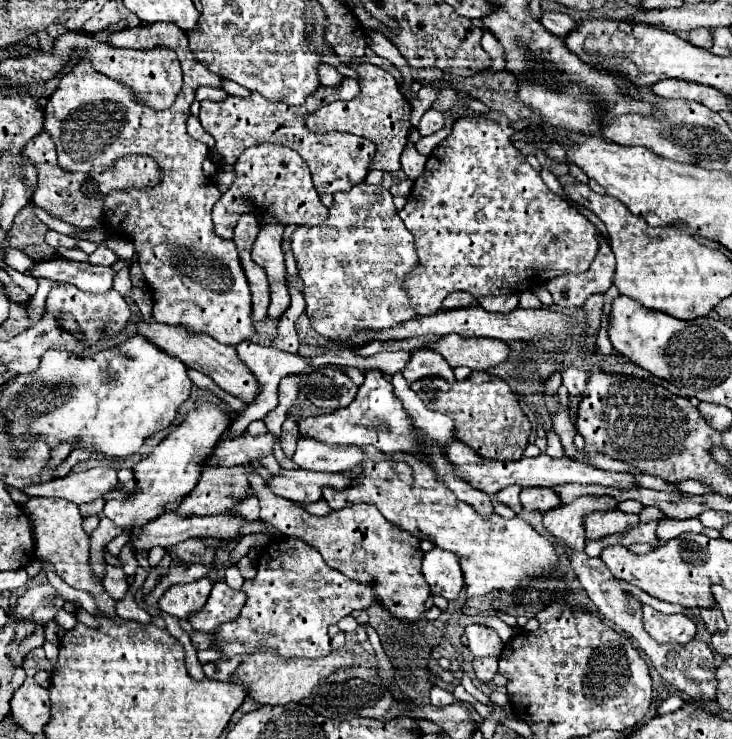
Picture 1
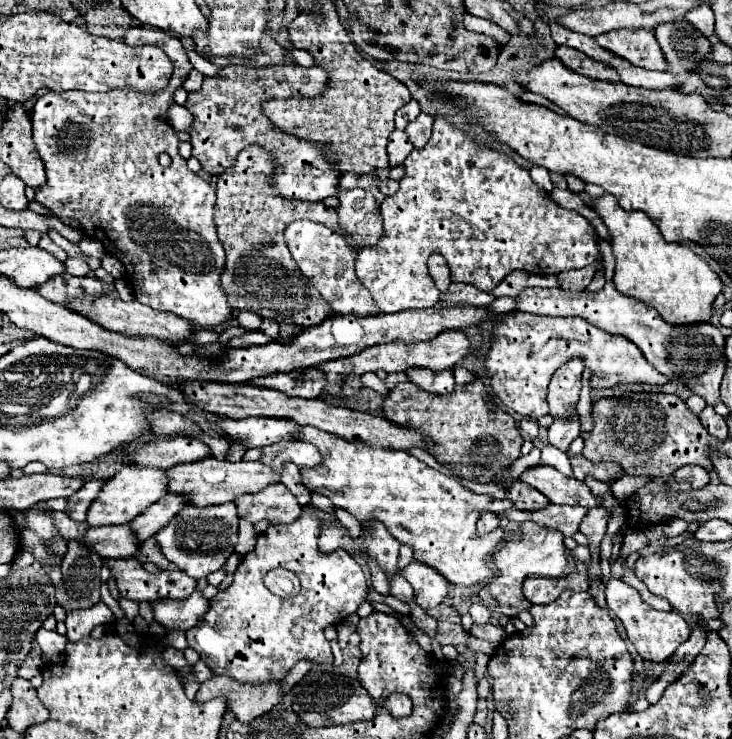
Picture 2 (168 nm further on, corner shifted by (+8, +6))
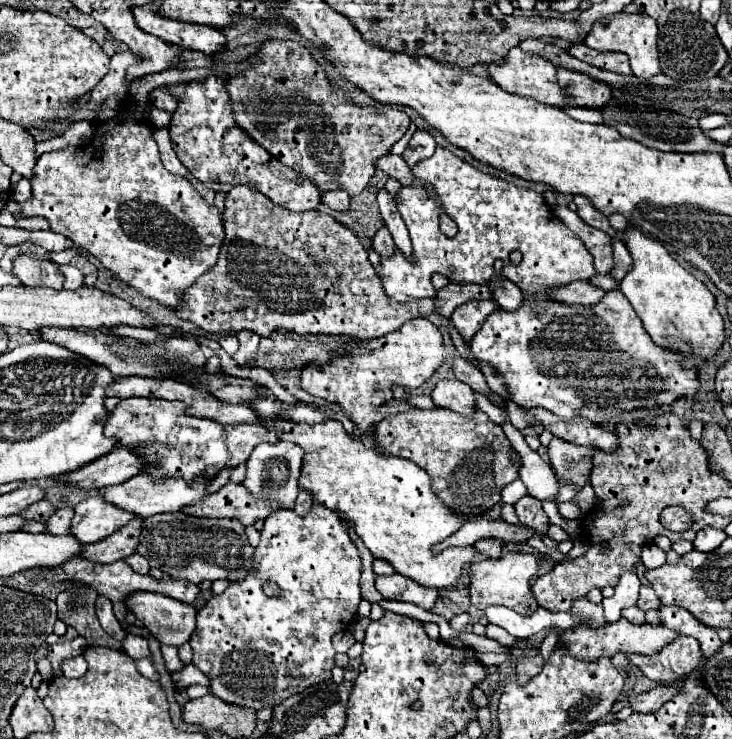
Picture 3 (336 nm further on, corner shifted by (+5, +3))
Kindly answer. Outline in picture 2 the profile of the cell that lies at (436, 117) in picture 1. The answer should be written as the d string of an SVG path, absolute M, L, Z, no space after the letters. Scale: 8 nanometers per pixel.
M423 112L413 122L407 124L405 132L407 132L407 136L415 148L421 148L423 144L427 144L429 136L431 136L431 126L433 126L433 116L423 114Z

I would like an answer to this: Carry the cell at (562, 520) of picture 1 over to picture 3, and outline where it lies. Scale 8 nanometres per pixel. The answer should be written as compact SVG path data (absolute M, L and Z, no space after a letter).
M508 553L500 557L498 561L494 559L484 559L480 563L470 565L470 603L476 609L486 609L490 605L502 605L508 607L520 615L532 615L538 609L538 603L534 599L529 584L530 577L536 575L538 571L538 555L532 553Z

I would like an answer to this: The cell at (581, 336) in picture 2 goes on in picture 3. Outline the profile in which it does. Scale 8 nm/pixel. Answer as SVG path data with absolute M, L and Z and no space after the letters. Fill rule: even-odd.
M436 147L436 153L430 159L418 163L418 167L414 167L412 173L416 177L414 185L402 187L398 211L410 231L416 263L408 263L404 255L398 255L400 251L396 251L396 255L392 255L390 259L382 259L382 271L380 271L382 285L394 301L406 303L436 293L430 281L432 273L442 273L452 283L488 283L490 277L494 275L494 263L502 261L504 263L502 275L522 289L524 301L516 311L498 309L492 315L530 317L530 321L516 321L516 325L482 325L472 339L472 351L478 359L488 361L490 365L496 367L496 371L502 375L502 379L508 385L512 403L520 407L548 409L550 413L558 415L562 421L584 417L594 425L604 425L616 419L622 411L662 407L662 405L672 405L678 399L696 397L700 389L698 371L686 369L680 359L672 357L666 349L658 347L644 331L640 317L636 315L636 311L628 301L624 301L624 305L610 305L612 299L602 299L598 305L560 307L558 301L546 299L546 291L554 287L564 287L578 279L594 277L596 269L592 265L592 255L584 247L582 239L574 235L552 213L552 209L546 205L542 195L530 189L520 189L492 175L486 175L442 147ZM422 181L432 183L434 195L430 195L420 185ZM440 213L446 213L458 225L458 233L452 239L442 235L438 229ZM512 251L522 253L522 261L518 265L508 261Z

